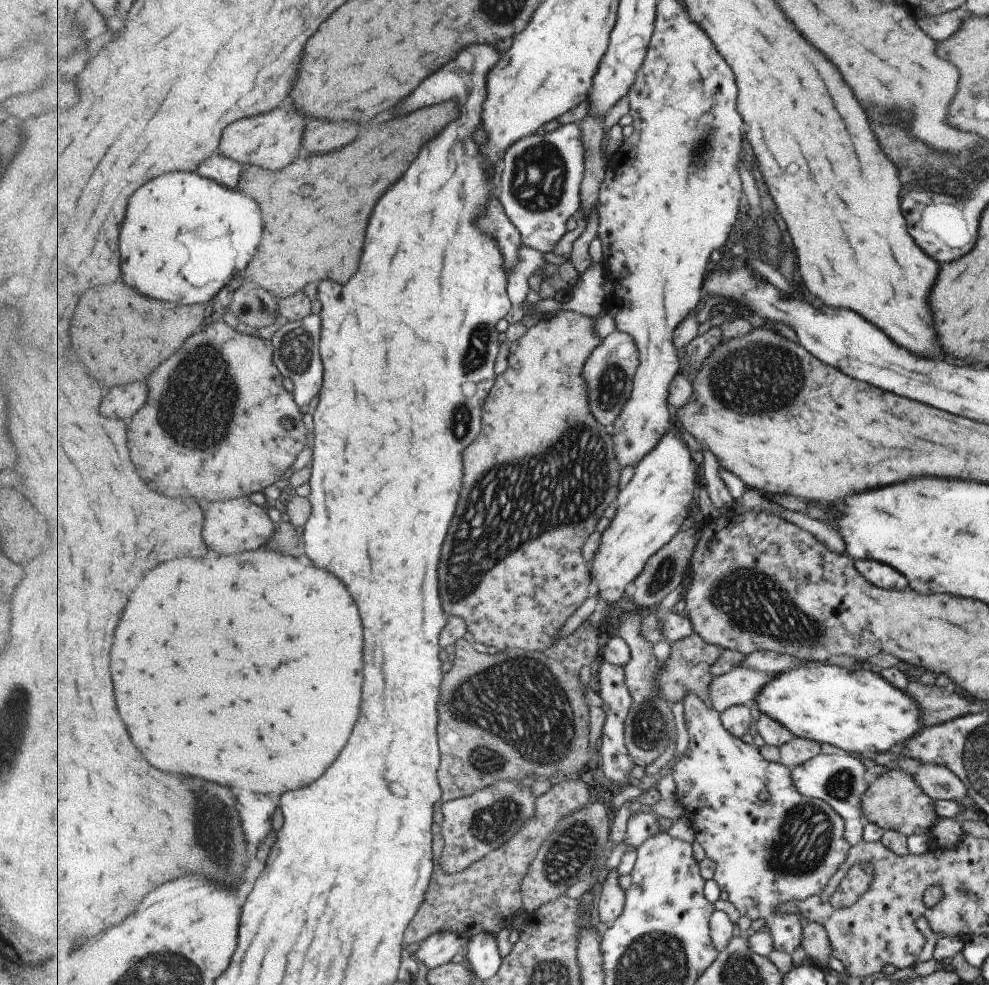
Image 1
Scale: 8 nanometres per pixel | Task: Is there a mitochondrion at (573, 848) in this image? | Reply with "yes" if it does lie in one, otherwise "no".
yes

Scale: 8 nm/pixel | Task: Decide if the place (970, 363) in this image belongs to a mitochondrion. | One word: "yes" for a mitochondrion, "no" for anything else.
no

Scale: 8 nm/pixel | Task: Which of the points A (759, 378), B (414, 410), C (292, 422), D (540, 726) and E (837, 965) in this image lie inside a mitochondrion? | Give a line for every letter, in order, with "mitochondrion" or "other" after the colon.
A: mitochondrion
B: other
C: other
D: mitochondrion
E: other

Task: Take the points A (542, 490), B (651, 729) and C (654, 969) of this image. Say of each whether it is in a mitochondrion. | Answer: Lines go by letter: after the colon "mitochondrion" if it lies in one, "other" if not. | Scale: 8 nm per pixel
A: mitochondrion
B: mitochondrion
C: mitochondrion

